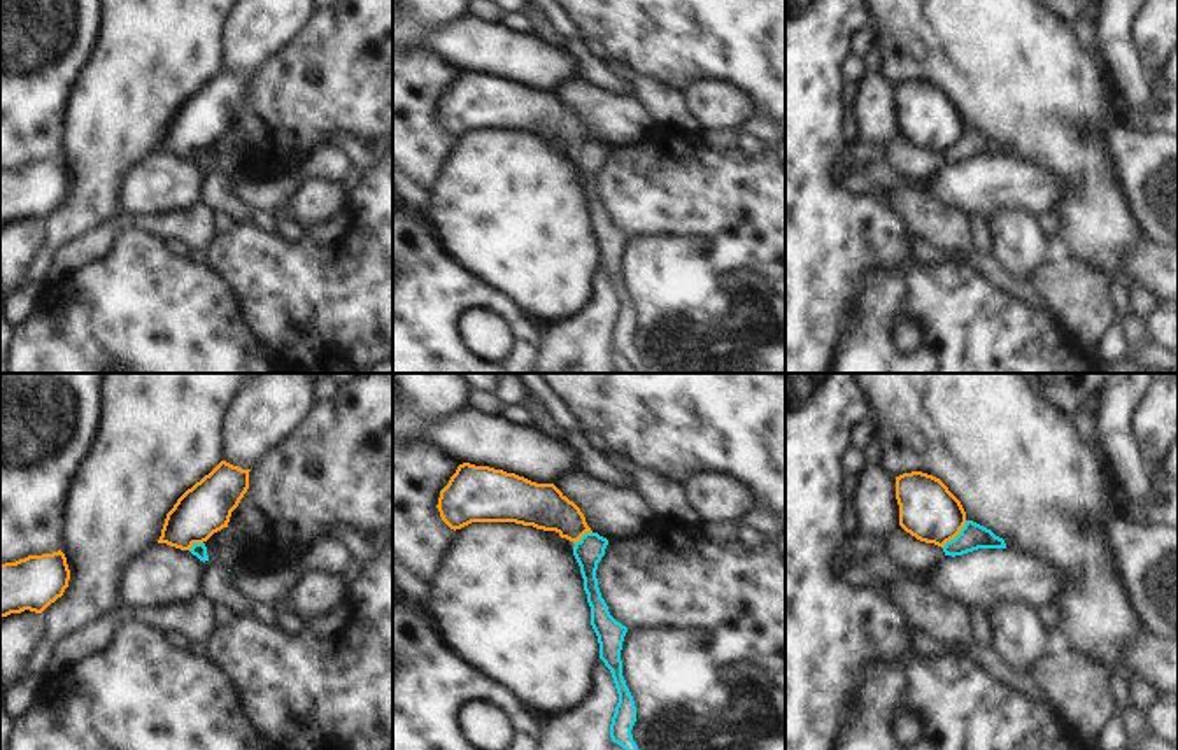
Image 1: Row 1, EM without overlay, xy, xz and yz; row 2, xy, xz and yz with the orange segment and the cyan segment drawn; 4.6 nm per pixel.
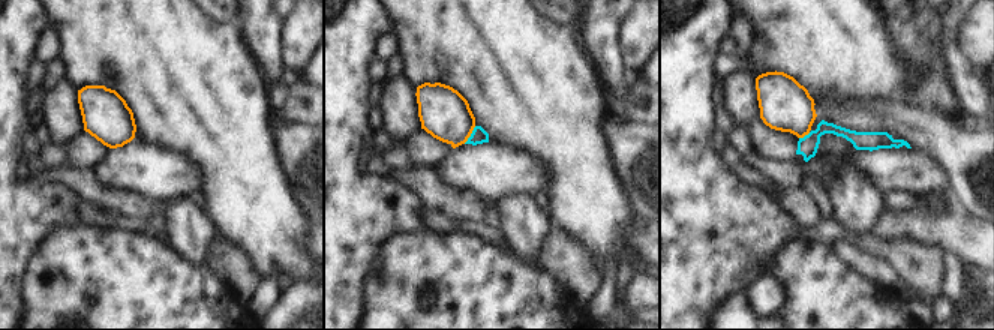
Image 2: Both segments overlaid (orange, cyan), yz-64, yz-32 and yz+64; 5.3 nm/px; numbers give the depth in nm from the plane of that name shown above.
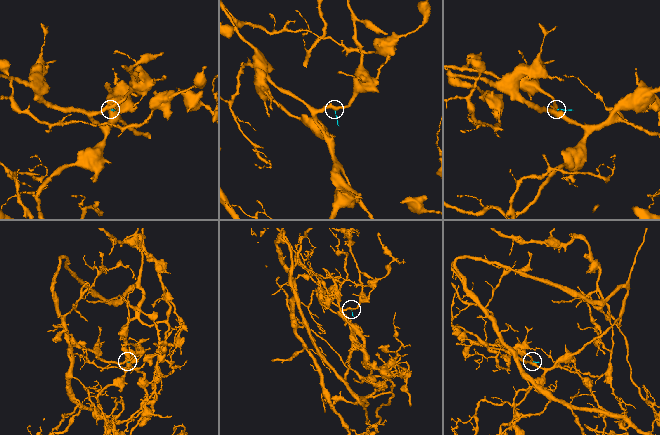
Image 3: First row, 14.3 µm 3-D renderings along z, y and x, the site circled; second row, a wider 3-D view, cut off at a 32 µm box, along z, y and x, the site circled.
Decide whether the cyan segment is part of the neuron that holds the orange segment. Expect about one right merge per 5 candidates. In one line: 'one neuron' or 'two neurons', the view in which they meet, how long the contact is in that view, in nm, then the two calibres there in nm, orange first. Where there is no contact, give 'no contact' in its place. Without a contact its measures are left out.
two neurons; meets orange in yz; contact 170 nm long; 280 nm thick on the orange side, 120 nm on the other

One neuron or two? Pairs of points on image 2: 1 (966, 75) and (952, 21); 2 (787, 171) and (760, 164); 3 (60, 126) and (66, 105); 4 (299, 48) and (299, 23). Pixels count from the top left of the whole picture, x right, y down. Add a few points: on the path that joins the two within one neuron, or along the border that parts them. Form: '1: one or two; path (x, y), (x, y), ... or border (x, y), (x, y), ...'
1: one; path (957, 62), (951, 48), (951, 35)
2: one; path (781, 171), (766, 167)
3: one; path (63, 122), (63, 110)
4: one; path (299, 42), (299, 29)

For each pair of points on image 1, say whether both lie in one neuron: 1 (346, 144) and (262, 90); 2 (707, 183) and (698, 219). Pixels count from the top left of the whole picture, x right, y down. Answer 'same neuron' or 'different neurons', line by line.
1: different neurons
2: same neuron

